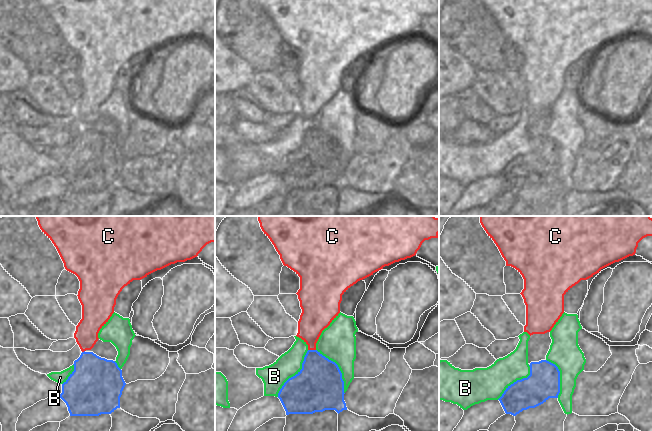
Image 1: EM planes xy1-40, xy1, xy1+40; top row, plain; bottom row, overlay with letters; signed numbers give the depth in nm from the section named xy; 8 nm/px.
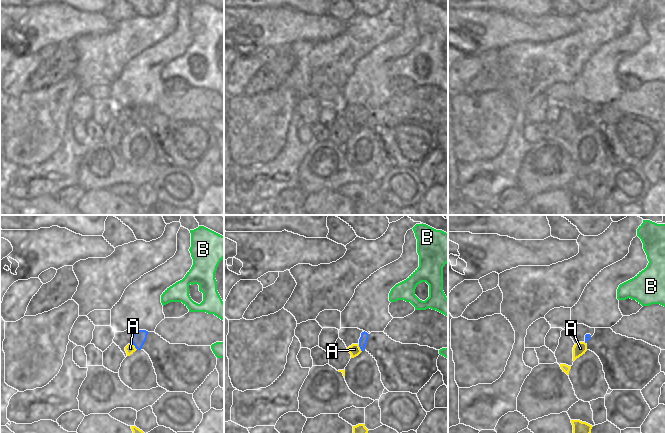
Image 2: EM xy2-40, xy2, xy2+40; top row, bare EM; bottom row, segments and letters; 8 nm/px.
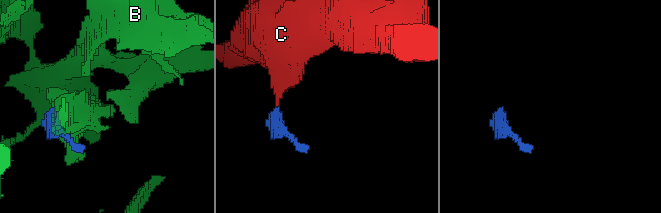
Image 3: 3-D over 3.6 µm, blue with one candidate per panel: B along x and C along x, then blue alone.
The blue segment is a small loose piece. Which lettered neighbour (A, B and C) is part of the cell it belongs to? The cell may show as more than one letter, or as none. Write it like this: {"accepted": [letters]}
{"accepted": ["A"]}

